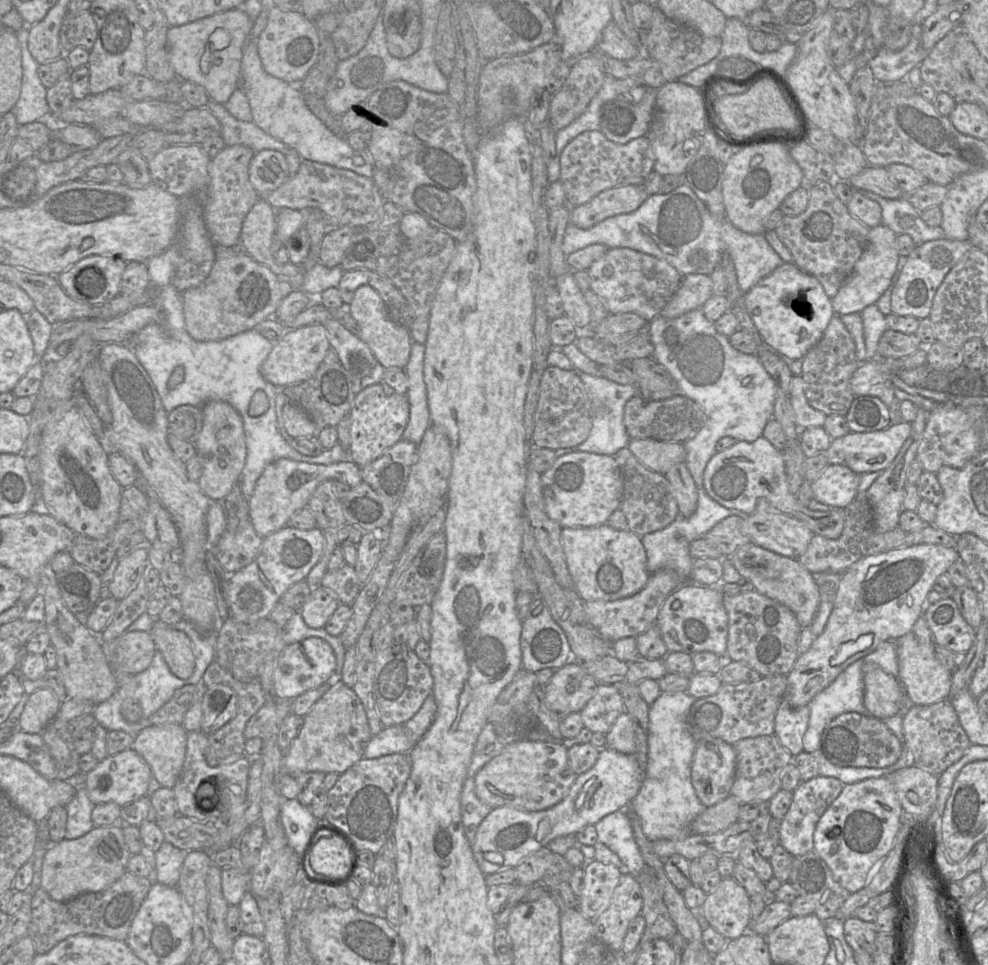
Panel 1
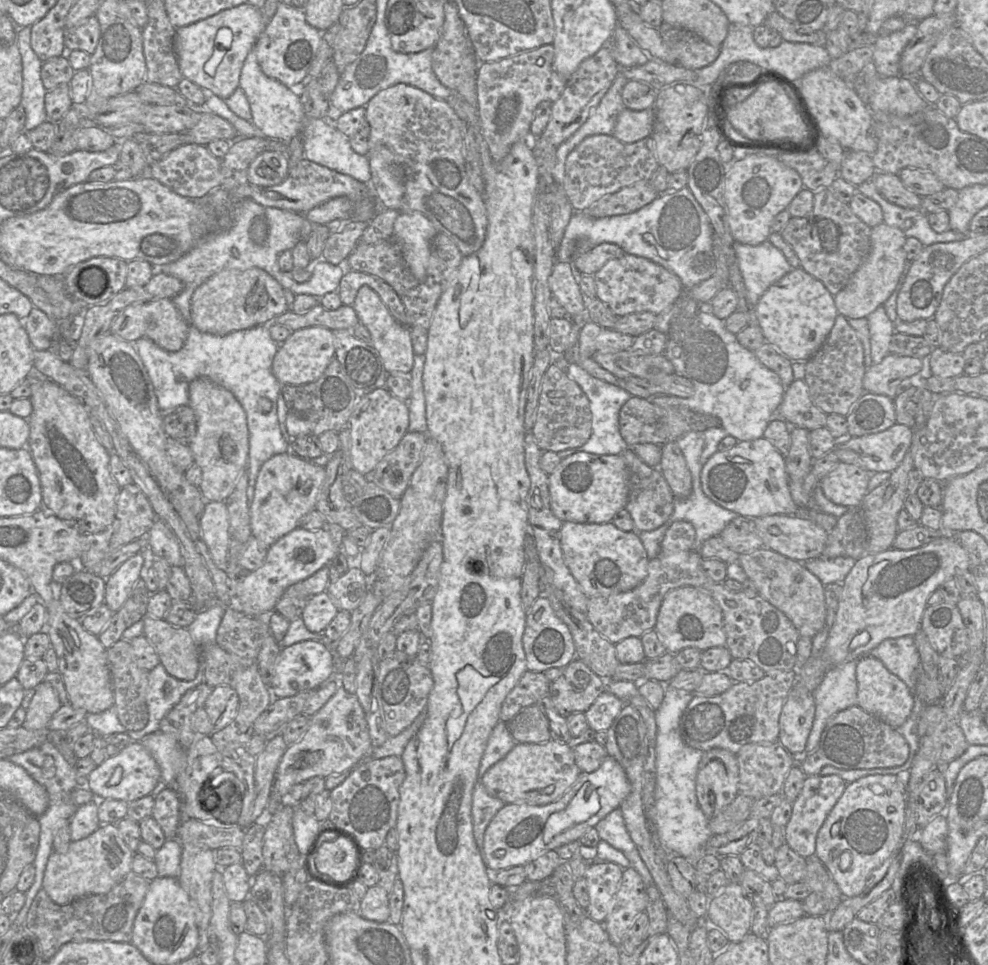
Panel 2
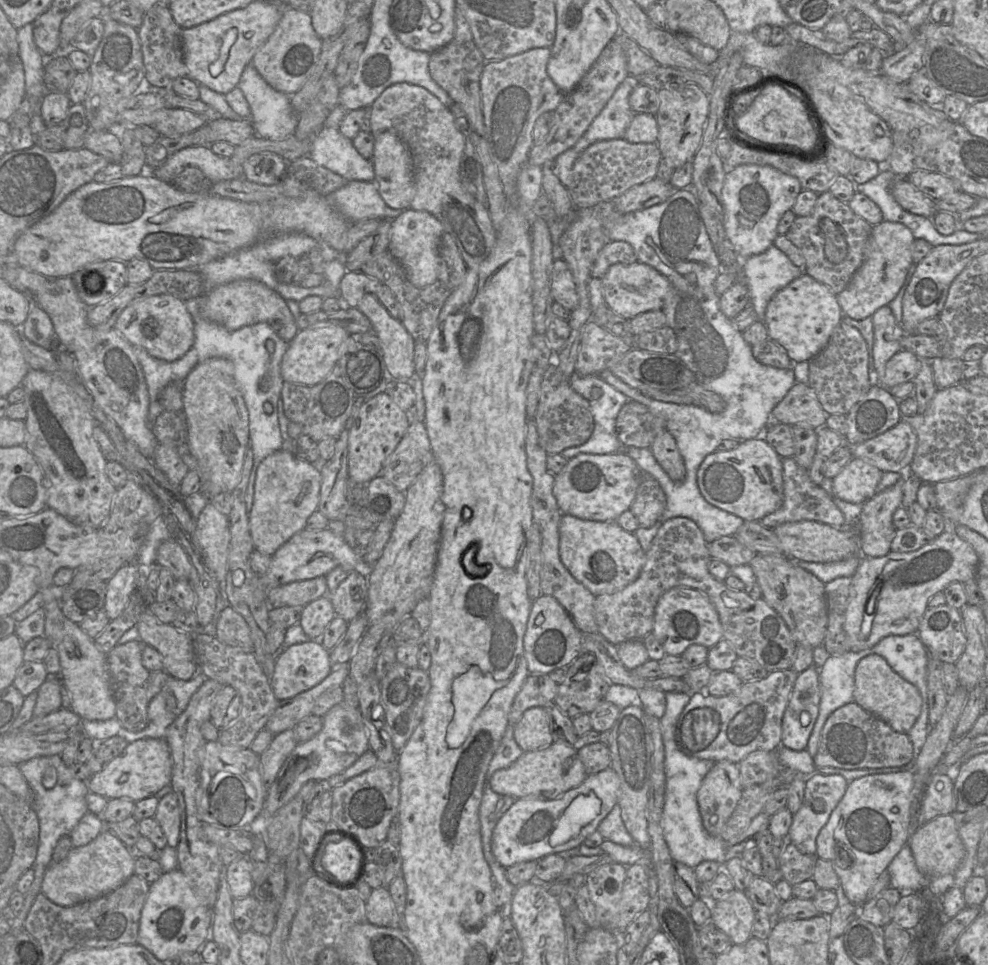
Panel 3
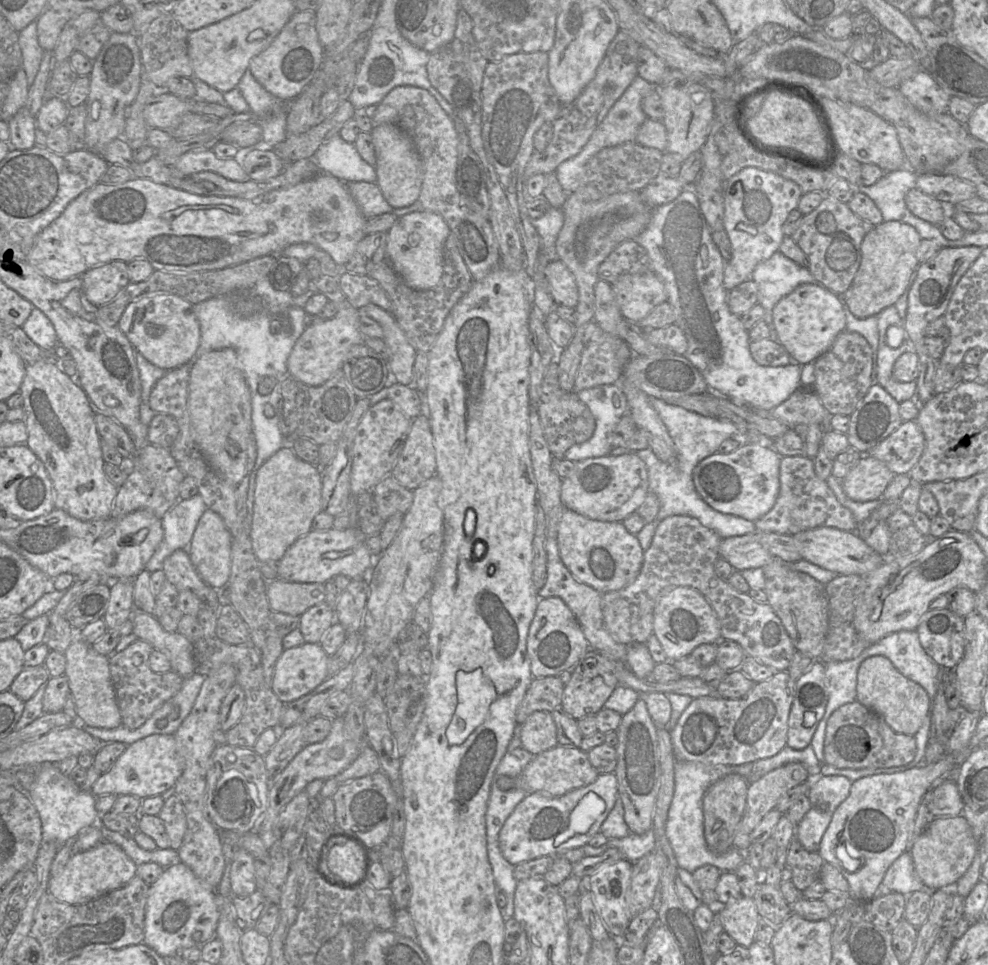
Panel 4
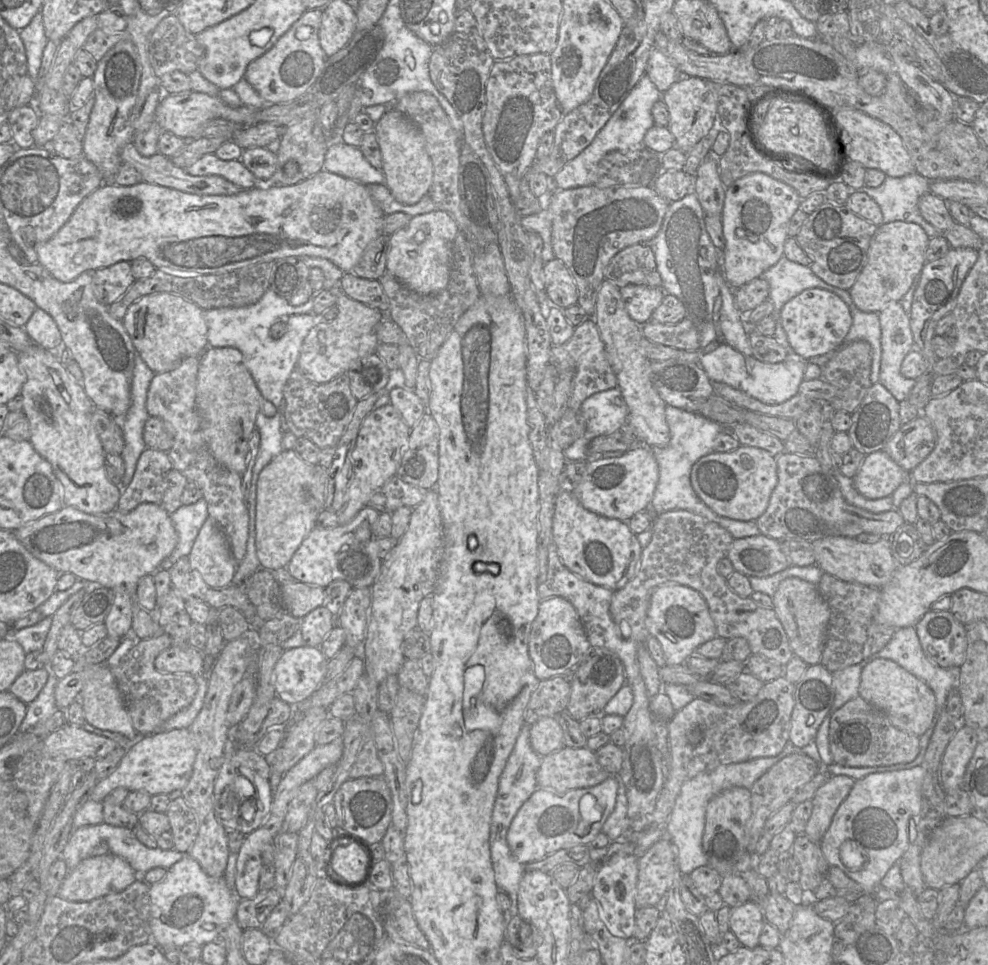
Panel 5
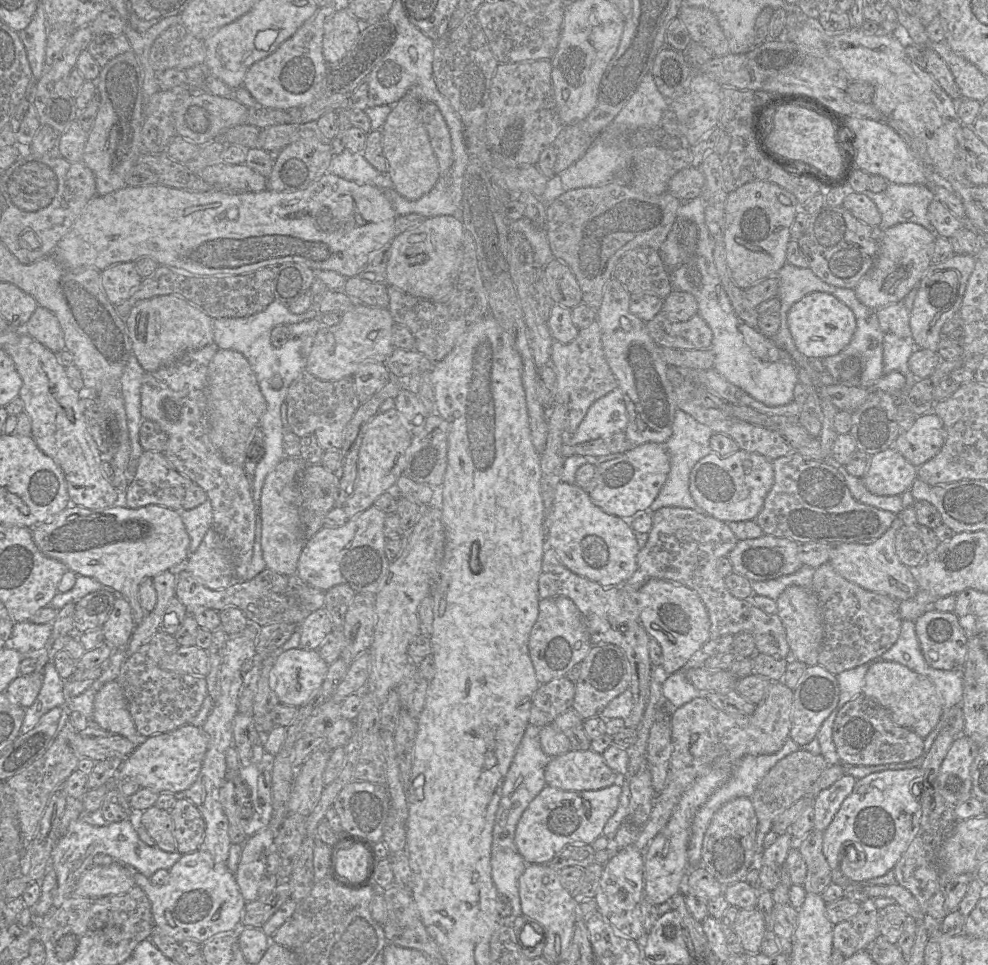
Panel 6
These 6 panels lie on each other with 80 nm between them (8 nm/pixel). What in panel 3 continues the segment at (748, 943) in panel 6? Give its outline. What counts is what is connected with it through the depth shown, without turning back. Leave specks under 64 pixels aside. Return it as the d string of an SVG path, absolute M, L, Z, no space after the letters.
M735 888L710 903L711 921L733 944L744 944L752 937L755 910L744 891Z

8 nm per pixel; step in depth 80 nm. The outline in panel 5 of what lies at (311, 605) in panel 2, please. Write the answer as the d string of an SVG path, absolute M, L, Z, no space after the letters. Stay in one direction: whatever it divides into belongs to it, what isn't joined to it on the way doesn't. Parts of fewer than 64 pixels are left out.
M320 606L300 619L303 646L319 647L336 625L336 619L324 606Z

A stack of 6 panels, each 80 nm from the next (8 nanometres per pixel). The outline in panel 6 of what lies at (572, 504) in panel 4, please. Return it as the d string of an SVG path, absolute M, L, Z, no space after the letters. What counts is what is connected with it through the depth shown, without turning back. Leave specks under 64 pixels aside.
M644 443L623 453L619 458L595 465L594 488L588 493L593 503L604 512L618 516L631 523L632 520L650 512L650 505L658 496L670 471L670 457L658 443Z

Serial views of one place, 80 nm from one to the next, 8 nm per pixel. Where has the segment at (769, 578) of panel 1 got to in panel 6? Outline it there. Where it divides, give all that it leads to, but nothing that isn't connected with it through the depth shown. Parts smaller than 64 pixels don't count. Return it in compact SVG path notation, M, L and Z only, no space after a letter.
M800 586L786 588L776 600L777 614L786 630L791 649L790 658L797 659L807 666L818 664L818 656L824 636L822 611L811 589Z

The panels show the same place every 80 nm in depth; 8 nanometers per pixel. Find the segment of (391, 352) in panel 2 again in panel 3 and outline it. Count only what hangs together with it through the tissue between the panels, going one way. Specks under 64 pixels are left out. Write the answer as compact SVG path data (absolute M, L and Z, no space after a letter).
M365 294L356 308L372 324L387 371L394 380L407 382L415 374L413 337L400 320L389 314L375 295Z

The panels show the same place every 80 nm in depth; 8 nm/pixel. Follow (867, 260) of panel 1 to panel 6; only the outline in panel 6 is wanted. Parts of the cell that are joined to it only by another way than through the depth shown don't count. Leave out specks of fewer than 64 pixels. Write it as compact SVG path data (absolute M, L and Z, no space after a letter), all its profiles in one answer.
M910 222L899 223L883 231L873 265L854 288L858 300L872 309L903 300L932 264L935 239L936 236L926 228Z

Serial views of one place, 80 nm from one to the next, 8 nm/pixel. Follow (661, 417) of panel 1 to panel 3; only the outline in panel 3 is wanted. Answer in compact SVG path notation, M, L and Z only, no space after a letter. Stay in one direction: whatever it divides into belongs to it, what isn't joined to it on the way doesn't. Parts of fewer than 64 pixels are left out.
M633 400L621 408L616 419L616 434L623 447L650 448L656 435L664 429L664 419Z

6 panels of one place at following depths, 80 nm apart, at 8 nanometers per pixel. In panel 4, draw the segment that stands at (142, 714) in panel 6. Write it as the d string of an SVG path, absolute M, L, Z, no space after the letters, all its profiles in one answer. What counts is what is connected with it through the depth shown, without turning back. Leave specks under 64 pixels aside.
M138 639L123 651L109 656L110 675L122 725L132 730L143 726L164 702L174 697L184 681L184 678L174 671L154 672L149 666L149 657L153 650L153 646L147 641Z

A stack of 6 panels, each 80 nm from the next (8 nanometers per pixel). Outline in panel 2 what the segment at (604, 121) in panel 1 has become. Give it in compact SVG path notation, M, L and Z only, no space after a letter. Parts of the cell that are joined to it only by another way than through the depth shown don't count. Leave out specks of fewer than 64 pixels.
M624 108L617 117L613 136L623 143L633 143L651 136L653 108L641 111Z

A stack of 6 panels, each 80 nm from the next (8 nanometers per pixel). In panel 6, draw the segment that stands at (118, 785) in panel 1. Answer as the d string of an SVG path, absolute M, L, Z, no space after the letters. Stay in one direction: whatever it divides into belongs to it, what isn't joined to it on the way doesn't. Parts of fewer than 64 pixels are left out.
M186 724L170 732L150 736L123 761L112 779L83 795L84 812L91 813L101 809L103 800L112 787L112 781L135 780L141 788L157 793L184 792L196 781L206 751L207 736L202 727Z

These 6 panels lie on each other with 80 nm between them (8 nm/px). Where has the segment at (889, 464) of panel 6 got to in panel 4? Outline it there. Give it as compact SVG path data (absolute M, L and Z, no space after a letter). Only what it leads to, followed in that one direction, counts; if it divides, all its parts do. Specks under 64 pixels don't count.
M863 455L842 479L843 491L857 502L881 499L881 495L895 474L882 461Z

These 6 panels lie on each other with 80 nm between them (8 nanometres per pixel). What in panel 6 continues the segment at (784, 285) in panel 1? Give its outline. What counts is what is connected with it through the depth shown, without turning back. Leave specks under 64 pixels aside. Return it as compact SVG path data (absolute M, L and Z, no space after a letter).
M812 292L797 301L788 312L787 323L796 348L809 359L838 354L850 343L856 330L853 311L826 292Z

